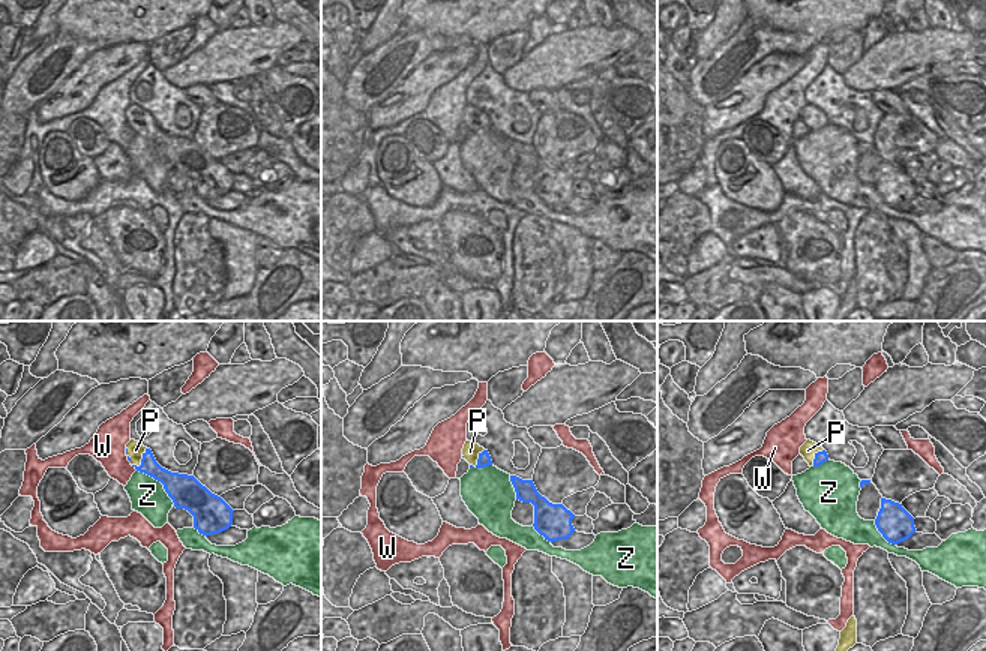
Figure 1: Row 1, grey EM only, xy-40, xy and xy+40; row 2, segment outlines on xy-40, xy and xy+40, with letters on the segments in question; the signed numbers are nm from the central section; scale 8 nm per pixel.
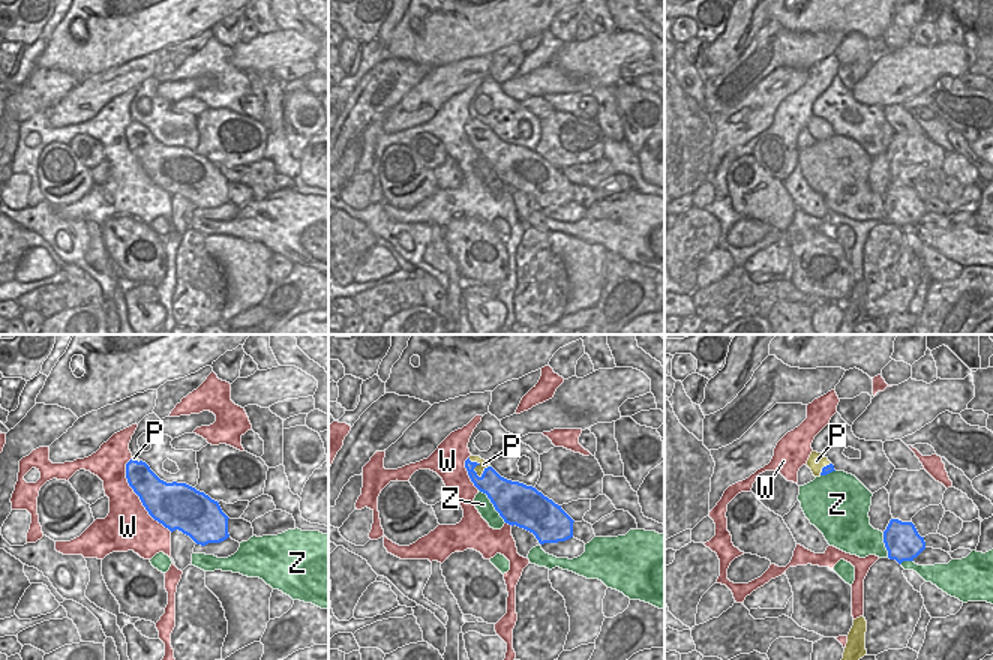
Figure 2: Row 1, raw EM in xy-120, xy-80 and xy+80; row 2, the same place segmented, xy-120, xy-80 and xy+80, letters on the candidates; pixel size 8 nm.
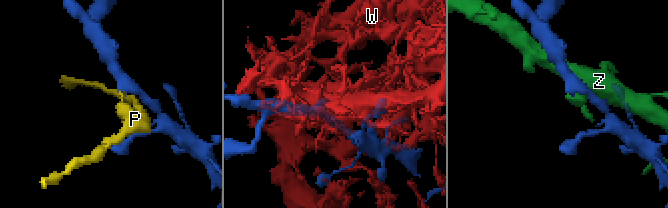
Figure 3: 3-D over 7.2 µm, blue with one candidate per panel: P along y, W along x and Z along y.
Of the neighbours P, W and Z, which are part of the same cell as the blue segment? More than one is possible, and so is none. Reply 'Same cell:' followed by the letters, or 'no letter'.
Same cell: no letter

